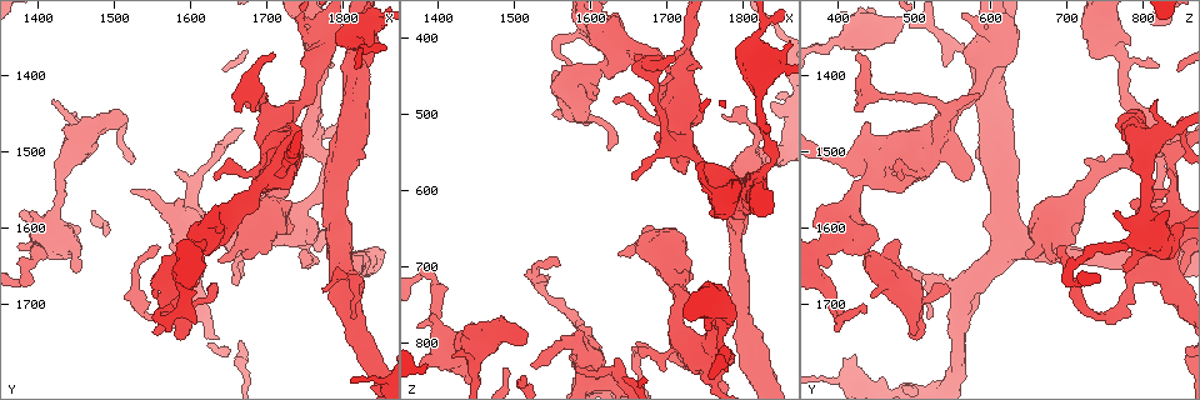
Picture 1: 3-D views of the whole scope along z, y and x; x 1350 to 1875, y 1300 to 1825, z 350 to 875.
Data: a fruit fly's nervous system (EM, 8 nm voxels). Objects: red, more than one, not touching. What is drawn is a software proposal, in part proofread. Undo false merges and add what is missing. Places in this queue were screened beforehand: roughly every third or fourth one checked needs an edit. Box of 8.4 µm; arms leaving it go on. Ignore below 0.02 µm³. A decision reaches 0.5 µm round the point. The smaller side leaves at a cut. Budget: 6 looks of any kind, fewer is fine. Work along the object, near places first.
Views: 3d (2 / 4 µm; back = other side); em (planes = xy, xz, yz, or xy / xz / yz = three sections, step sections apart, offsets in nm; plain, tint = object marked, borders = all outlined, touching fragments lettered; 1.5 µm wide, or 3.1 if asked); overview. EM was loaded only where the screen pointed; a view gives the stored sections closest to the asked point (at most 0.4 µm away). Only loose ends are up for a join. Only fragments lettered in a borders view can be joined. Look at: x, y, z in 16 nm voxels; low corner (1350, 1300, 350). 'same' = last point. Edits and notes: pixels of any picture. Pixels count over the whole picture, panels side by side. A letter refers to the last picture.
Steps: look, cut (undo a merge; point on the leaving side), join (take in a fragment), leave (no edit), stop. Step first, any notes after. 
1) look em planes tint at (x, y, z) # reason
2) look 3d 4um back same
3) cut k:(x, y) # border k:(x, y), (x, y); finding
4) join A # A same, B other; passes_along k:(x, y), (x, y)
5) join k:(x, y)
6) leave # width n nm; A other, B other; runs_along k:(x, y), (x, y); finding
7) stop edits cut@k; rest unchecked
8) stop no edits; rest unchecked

look em planes borders at (1775, 1350, 755) # thick turns thin

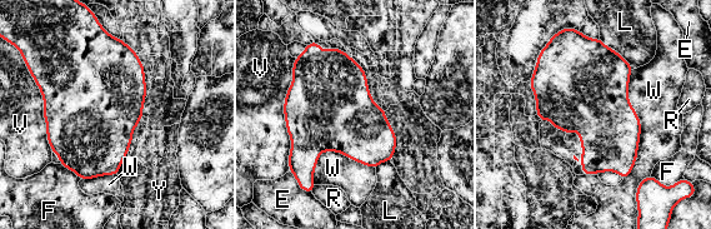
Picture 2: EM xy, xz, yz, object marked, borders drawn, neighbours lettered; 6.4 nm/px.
leave # E other, F other, L other, R other, V other, W other, Y other; border 2:(133, 140), (128, 150); continuous, no second neuron

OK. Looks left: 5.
look em planes plain at (1835, 1385, 540) # branch stops here

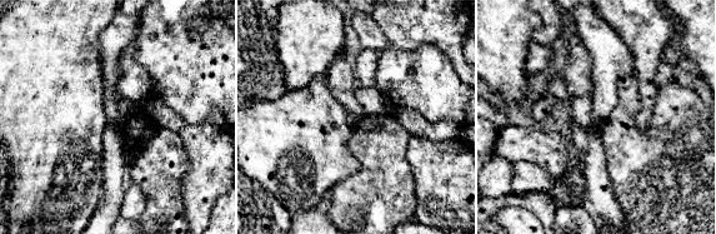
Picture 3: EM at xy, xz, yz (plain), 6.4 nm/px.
look em planes borders same

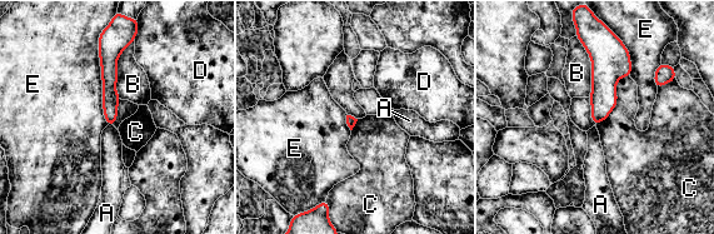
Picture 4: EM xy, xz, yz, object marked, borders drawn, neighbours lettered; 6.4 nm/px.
leave # A other, B other, C other, D other, E other; runs_along 4:(109, 45), (110, 122); none of them fits

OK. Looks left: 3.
look 3d 2um at (1660, 1665, 830) # abrupt turn

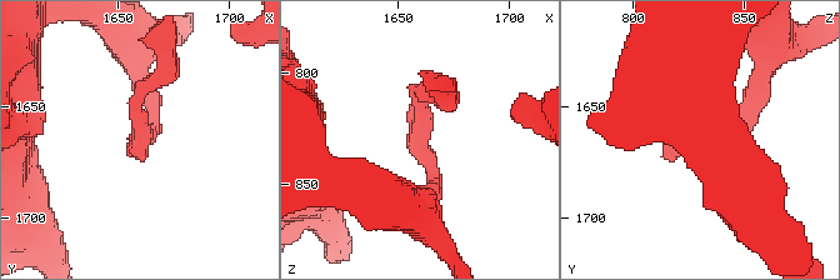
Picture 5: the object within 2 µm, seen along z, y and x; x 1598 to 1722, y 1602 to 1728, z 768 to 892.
look em xy step 4 tint at (1661, 1665, 827) # now the EM

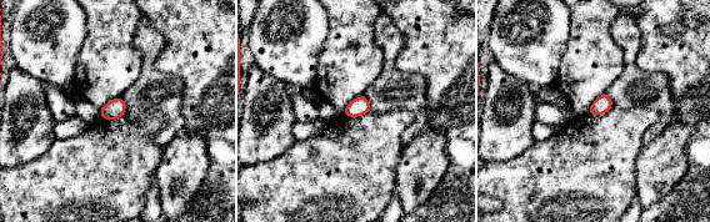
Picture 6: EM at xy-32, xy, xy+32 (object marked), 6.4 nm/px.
look em planes borders same # another direction

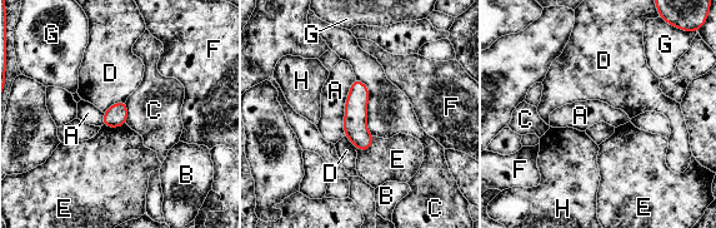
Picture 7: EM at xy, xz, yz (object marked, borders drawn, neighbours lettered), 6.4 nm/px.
leave # width 140 nm; longest_contact C 400 nm; A other, B other, C other, D other, E other, F other, G other, H other; continuous, no second neuron

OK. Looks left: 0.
stop no edits; rest unchecked

